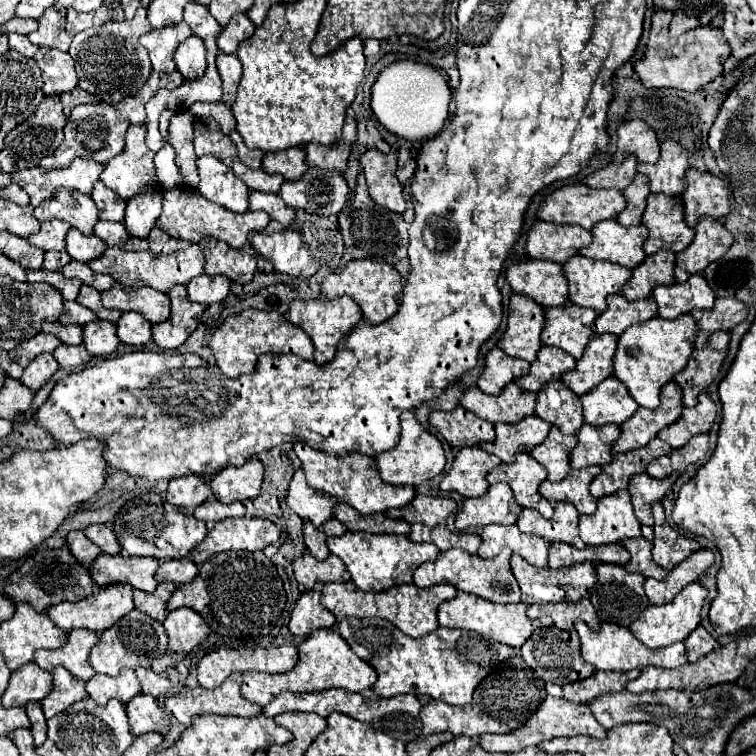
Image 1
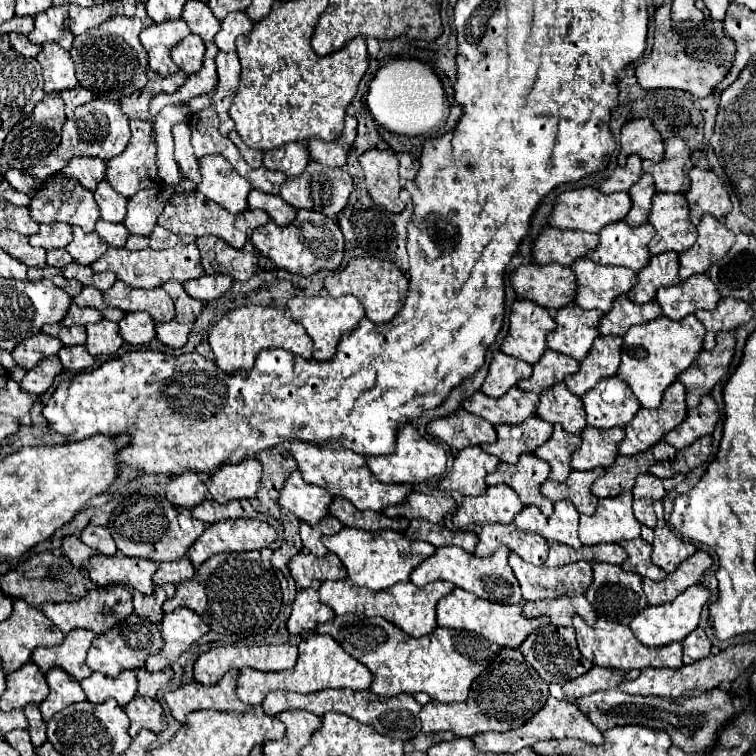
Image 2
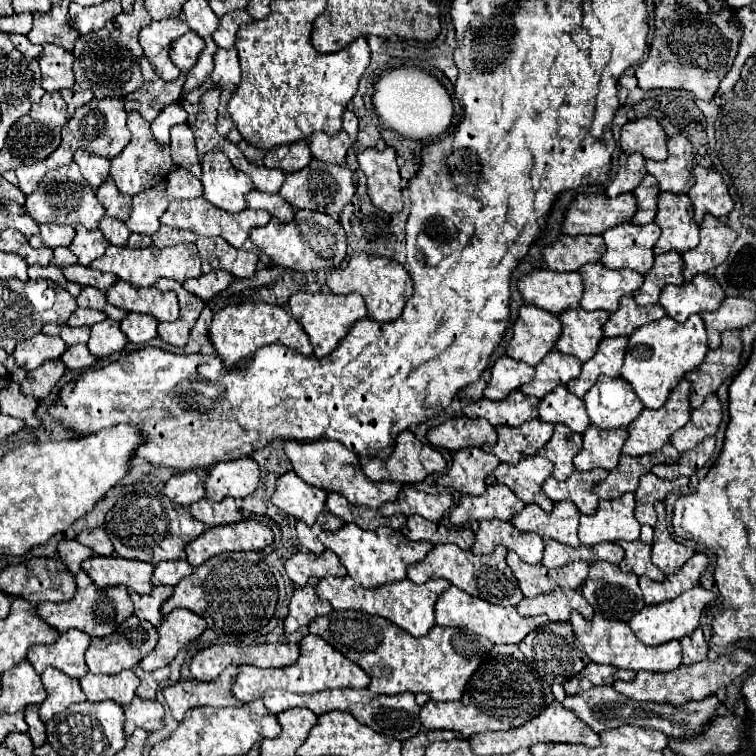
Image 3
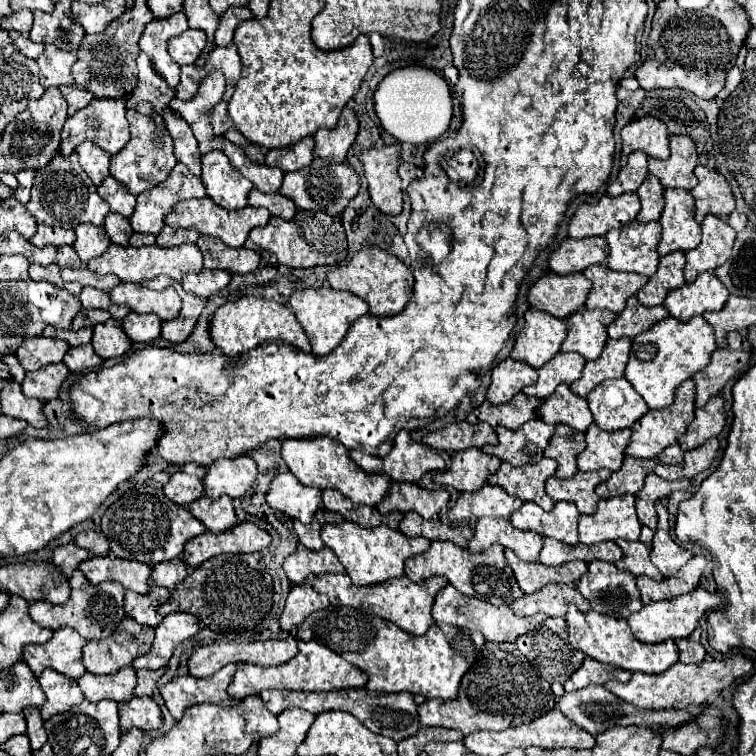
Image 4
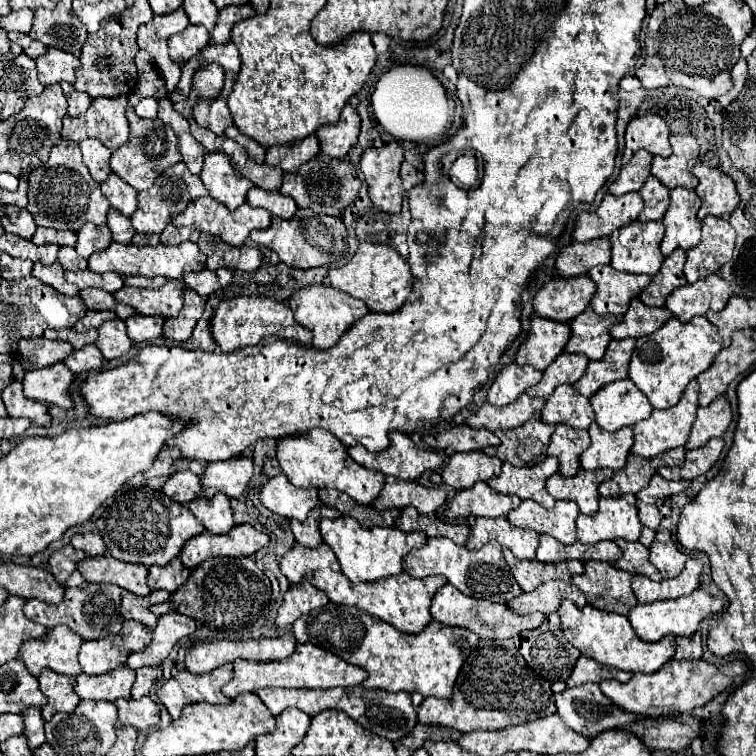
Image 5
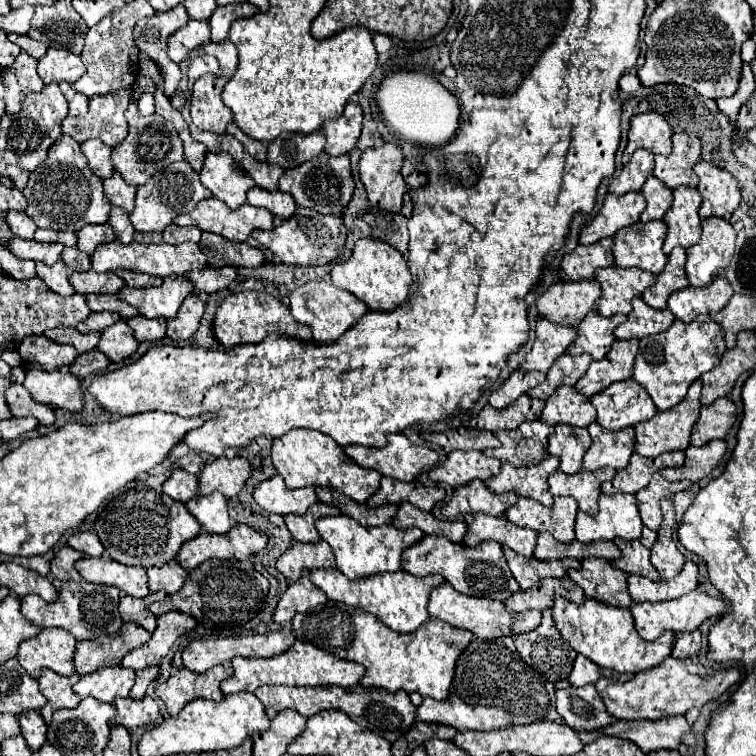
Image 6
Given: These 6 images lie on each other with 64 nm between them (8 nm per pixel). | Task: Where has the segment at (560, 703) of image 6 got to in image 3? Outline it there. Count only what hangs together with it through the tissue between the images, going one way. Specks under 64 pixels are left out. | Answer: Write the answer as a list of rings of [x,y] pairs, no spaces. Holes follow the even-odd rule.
[[[600,686],[600,688],[588,688],[588,692],[580,692],[576,696],[566,696],[562,704],[564,708],[572,710],[580,720],[584,720],[596,734],[624,724],[636,724],[640,728],[660,730],[668,738],[684,738],[684,736],[694,736],[698,730],[702,730],[716,716],[716,708],[720,702],[716,696],[708,696],[706,700],[700,702],[688,702],[684,706],[636,702],[628,700],[626,696],[620,696],[612,686]]]

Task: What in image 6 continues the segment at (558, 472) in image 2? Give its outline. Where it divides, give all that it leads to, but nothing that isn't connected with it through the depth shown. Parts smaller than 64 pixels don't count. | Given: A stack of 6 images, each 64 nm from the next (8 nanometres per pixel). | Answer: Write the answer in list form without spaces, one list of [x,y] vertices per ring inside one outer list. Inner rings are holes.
[[[556,424],[555,432],[548,439],[548,454],[560,458],[560,470],[574,474],[582,470],[582,458],[590,448],[590,434],[586,428]]]

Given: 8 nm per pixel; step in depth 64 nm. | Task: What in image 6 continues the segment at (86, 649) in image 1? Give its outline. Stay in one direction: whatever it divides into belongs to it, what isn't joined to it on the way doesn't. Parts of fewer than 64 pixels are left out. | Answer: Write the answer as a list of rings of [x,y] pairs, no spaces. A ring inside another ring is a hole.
[[[62,628],[42,630],[38,636],[28,638],[18,648],[18,662],[32,676],[38,678],[42,668],[50,668],[58,674],[74,674],[74,650],[76,638]]]

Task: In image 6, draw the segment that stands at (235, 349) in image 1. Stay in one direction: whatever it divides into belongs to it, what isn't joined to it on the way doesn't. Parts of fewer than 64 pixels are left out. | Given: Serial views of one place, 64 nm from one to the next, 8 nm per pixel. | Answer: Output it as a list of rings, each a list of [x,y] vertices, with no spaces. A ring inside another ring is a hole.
[[[242,290],[238,294],[228,296],[220,304],[220,308],[214,316],[214,334],[216,334],[216,340],[222,348],[234,348],[240,344],[262,342],[270,332],[278,332],[278,334],[286,334],[286,336],[294,336],[294,338],[302,338],[302,340],[312,340],[310,328],[296,322],[292,318],[288,306],[284,306],[276,298],[260,302],[258,292],[252,292],[252,290]]]

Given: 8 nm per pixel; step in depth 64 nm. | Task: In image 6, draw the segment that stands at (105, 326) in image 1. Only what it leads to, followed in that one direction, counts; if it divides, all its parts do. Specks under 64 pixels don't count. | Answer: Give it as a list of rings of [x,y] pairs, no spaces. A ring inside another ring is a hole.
[[[124,320],[112,324],[102,332],[98,350],[104,352],[110,362],[122,362],[124,358],[130,358],[138,348],[138,340],[132,338],[132,328]]]

